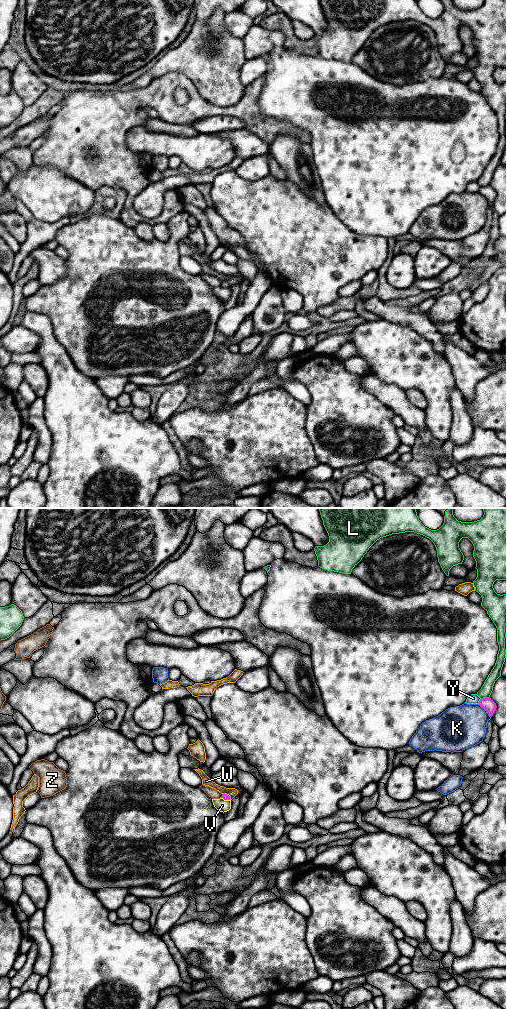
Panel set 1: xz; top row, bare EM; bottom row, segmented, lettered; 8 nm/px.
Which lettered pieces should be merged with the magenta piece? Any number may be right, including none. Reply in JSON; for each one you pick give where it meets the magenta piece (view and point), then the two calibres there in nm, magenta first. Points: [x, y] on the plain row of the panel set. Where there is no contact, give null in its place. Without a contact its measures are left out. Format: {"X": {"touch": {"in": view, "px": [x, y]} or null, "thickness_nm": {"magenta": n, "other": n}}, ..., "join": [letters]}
{"join": []}

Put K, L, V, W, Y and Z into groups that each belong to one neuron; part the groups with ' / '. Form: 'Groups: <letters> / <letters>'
Groups: K / L / V / W / Y / Z

